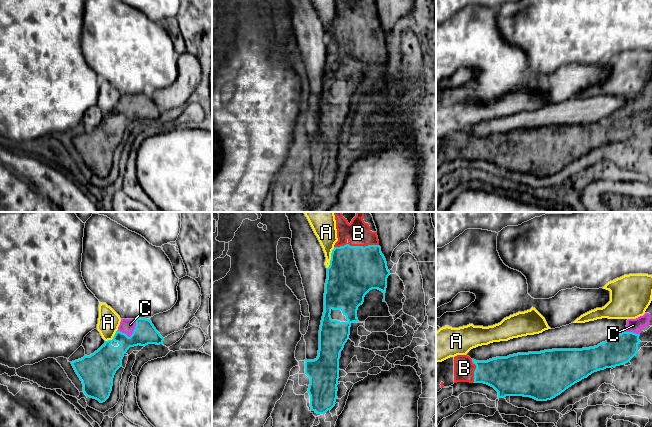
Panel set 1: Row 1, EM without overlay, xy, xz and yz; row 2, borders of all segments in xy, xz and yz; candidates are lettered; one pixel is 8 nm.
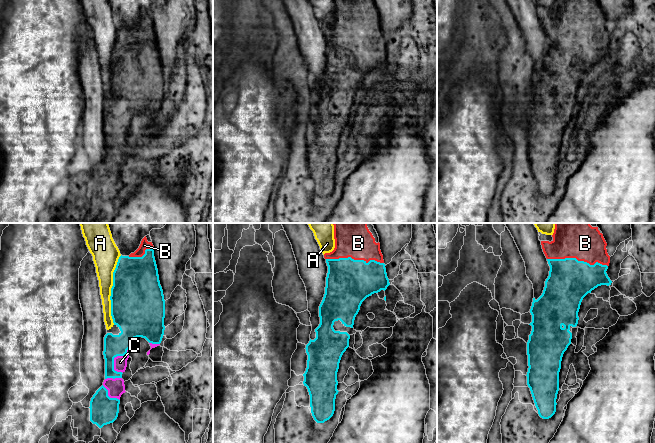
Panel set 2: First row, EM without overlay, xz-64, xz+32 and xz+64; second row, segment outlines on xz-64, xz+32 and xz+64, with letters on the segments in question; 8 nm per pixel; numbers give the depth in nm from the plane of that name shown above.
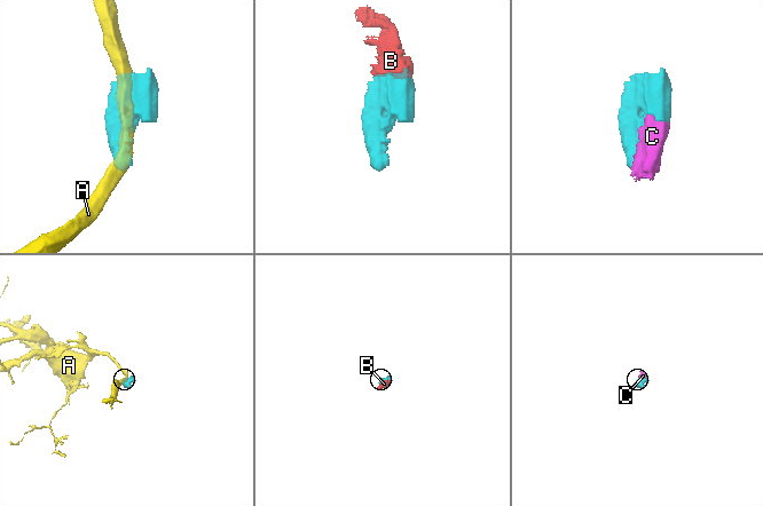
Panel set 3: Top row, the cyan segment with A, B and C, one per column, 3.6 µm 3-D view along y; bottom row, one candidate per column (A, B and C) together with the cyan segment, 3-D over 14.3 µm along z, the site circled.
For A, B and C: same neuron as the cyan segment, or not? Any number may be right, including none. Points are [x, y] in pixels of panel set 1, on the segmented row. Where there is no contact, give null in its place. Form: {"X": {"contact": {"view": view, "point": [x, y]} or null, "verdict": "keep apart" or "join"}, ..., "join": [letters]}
{"A": {"contact": {"view": "xz", "point": [331, 258]}, "verdict": "keep apart"}, "B": {"contact": {"view": "xz", "point": [356, 246]}, "verdict": "join"}, "C": {"contact": {"view": "xy", "point": [132, 334]}, "verdict": "join"}, "join": ["B", "C"]}

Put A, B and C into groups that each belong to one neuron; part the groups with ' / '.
A / B C

